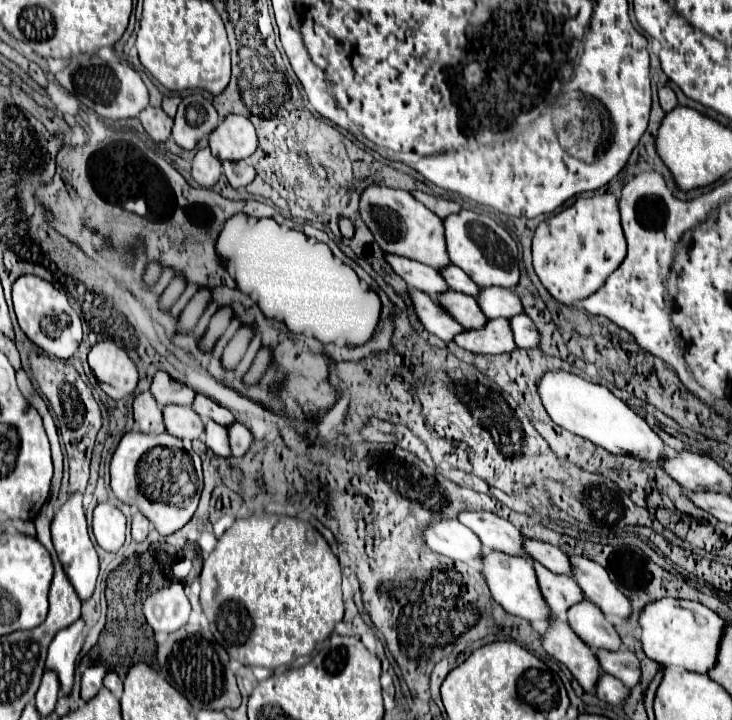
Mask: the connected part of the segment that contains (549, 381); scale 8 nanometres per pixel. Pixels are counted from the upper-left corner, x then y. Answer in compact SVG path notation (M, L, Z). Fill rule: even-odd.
M558 370L558 372L548 372L540 380L538 392L544 408L548 410L548 416L568 432L578 434L612 454L628 454L648 462L660 462L666 458L664 442L660 440L660 436L608 388L592 384L576 374Z

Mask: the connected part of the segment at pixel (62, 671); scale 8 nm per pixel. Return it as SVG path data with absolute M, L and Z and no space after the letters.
M76 620L70 628L58 632L48 648L44 670L50 670L58 676L62 696L70 696L74 686L74 662L84 644L84 628L84 622Z

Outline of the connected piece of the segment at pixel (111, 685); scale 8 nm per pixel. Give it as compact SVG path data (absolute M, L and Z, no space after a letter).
M108 671L103 679L103 684L111 692L118 695L123 691L123 682L116 672Z

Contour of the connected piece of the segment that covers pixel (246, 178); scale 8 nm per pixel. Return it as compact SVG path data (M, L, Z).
M246 160L222 162L222 170L224 170L224 174L226 174L226 178L228 178L232 188L248 186L256 178L256 170Z

